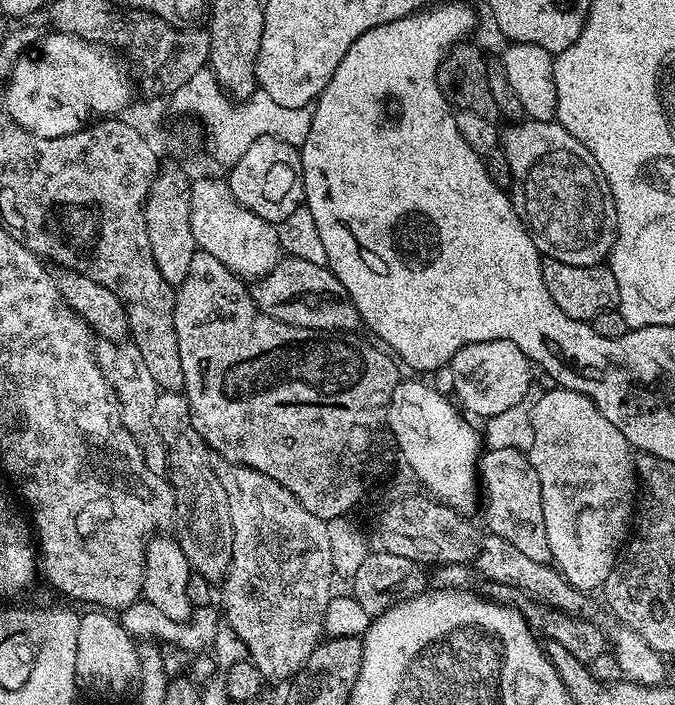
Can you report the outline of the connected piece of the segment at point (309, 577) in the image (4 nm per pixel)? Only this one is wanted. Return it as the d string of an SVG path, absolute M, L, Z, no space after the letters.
M217 459L215 465L218 482L222 482L222 490L226 490L226 506L230 506L230 526L232 527L232 563L229 564L228 570L224 574L222 581L224 589L221 592L219 589L218 604L220 600L221 606L224 607L224 616L228 619L225 620L227 627L231 628L232 633L243 642L247 659L252 661L252 664L260 671L263 679L268 682L270 680L291 681L298 669L306 662L306 658L310 658L310 654L320 643L324 632L326 606L332 601L334 595L334 589L332 589L334 569L332 566L331 535L328 533L328 524L322 518L310 514L310 510L306 510L306 506L302 506L302 502L298 502L298 498L294 498L294 494L290 494L290 490L286 490L286 486L274 482L274 478L270 478L253 468L248 468L244 464L232 464L228 460Z

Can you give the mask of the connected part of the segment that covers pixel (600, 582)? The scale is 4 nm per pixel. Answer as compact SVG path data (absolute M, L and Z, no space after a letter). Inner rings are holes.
M559 386L549 387L549 392L544 392L537 398L536 404L531 405L531 413L534 428L534 444L530 453L534 470L538 470L538 482L542 490L542 518L546 520L546 538L550 538L550 554L552 555L552 564L558 569L561 576L570 582L579 592L591 594L592 591L603 589L606 578L610 578L610 570L616 565L617 559L630 536L630 525L634 520L634 509L638 504L638 477L636 475L636 462L634 459L634 449L628 440L614 426L614 422L606 419L606 414L590 402L582 394L578 394L569 388Z

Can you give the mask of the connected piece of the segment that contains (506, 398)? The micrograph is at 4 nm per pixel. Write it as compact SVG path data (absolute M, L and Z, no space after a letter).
M491 340L490 342L467 344L465 348L458 350L454 354L454 358L450 362L451 368L452 388L456 391L456 396L454 395L455 403L465 413L473 412L473 414L468 414L471 414L473 417L482 416L481 418L498 415L512 406L523 403L526 398L524 395L528 392L528 383L532 380L532 371L534 371L528 356L522 354L522 350L518 350L518 346L514 346L514 342L510 342L509 340Z

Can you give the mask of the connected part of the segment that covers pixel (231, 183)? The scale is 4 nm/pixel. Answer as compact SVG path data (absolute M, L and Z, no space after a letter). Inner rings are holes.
M260 137L251 143L246 149L246 154L238 159L236 165L232 166L227 173L228 188L234 194L234 198L246 210L258 214L258 218L268 220L274 225L282 223L294 210L298 210L304 204L304 179L302 178L302 158L300 149L294 145L287 144L276 137Z

